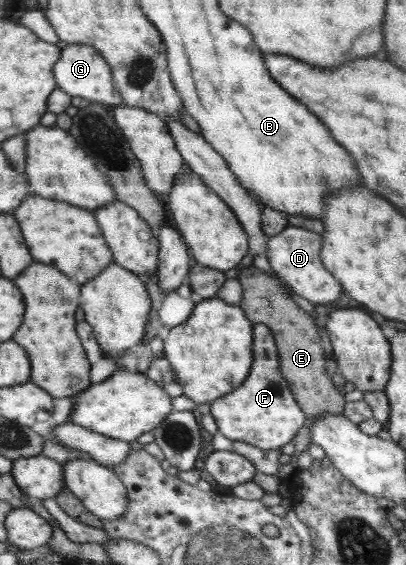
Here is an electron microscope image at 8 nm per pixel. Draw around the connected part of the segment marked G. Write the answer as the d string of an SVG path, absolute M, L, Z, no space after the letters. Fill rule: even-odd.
M73 44L67 45L61 54L61 59L55 65L57 89L67 92L72 98L77 96L91 102L101 102L105 105L119 106L124 104L119 88L112 78L112 68L107 60L91 46Z

